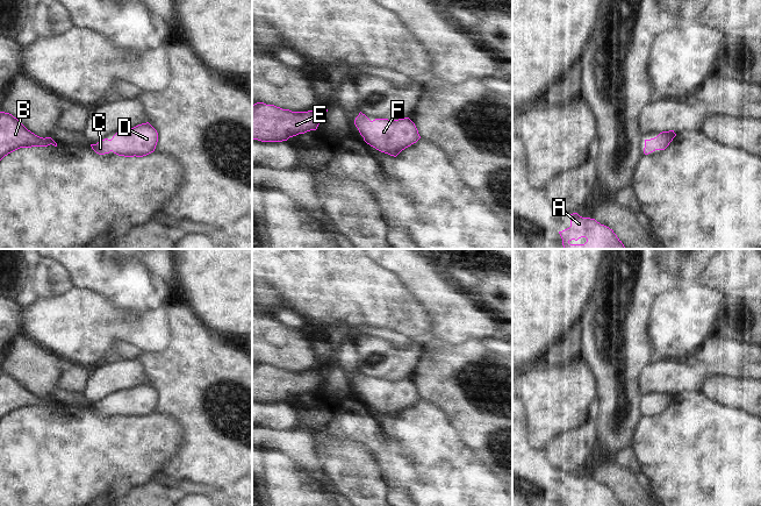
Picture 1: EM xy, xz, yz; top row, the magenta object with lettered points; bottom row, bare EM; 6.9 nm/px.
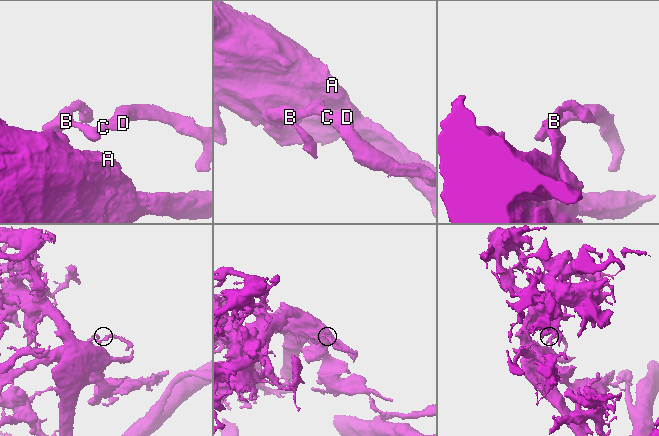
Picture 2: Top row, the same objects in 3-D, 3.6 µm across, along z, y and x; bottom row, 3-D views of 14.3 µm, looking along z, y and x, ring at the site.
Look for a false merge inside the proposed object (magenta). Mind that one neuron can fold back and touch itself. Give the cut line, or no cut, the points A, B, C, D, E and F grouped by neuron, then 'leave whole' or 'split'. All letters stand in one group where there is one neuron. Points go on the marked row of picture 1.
no cut; A B C D E F; leave whole

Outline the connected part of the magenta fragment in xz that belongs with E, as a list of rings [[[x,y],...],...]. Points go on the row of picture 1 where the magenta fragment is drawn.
[[[252,105],[252,140],[282,142],[299,134],[316,130],[328,109],[292,112],[274,105]]]

